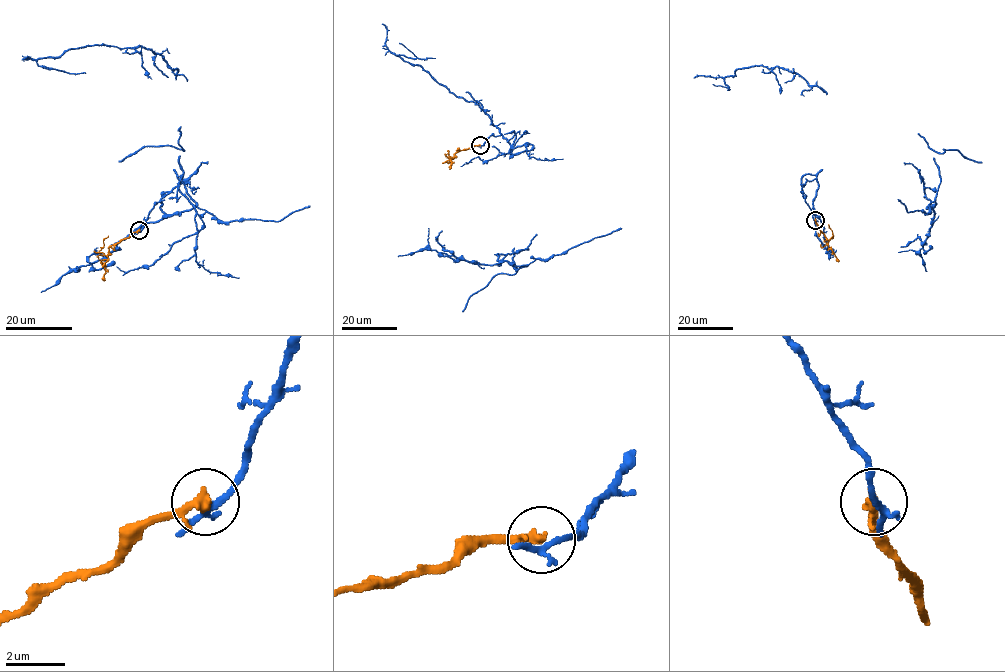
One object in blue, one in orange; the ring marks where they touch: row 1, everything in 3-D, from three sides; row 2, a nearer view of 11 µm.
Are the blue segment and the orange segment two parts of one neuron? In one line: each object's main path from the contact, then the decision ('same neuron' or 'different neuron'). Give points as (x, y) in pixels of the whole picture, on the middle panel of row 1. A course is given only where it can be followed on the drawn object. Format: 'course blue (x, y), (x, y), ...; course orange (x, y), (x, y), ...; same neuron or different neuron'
course blue (480, 146), (437, 242), (516, 271), (510, 144), (399, 42); course orange (480, 145), (457, 151), (446, 161), (449, 162), (453, 158); different neuron

